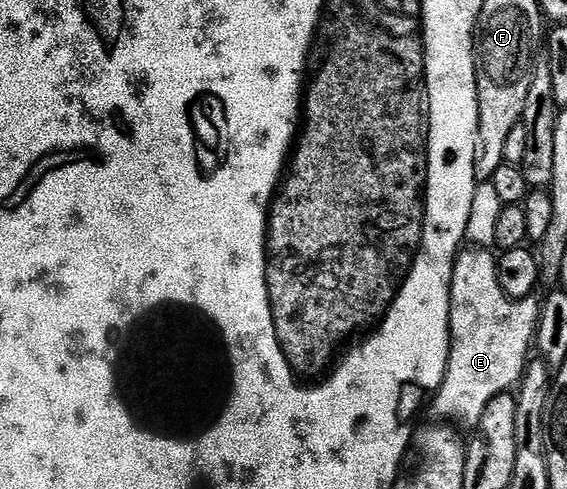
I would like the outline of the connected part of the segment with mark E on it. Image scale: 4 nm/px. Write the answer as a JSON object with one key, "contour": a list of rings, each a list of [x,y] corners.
{"contour":[[[468,247],[457,256],[456,264],[452,267],[452,302],[448,316],[448,370],[444,373],[444,382],[434,394],[436,413],[440,417],[479,422],[490,399],[500,393],[509,392],[523,377],[530,360],[528,345],[530,349],[536,336],[541,302],[535,296],[521,301],[507,297],[498,283],[497,258],[491,257],[492,255],[487,249]]]}

